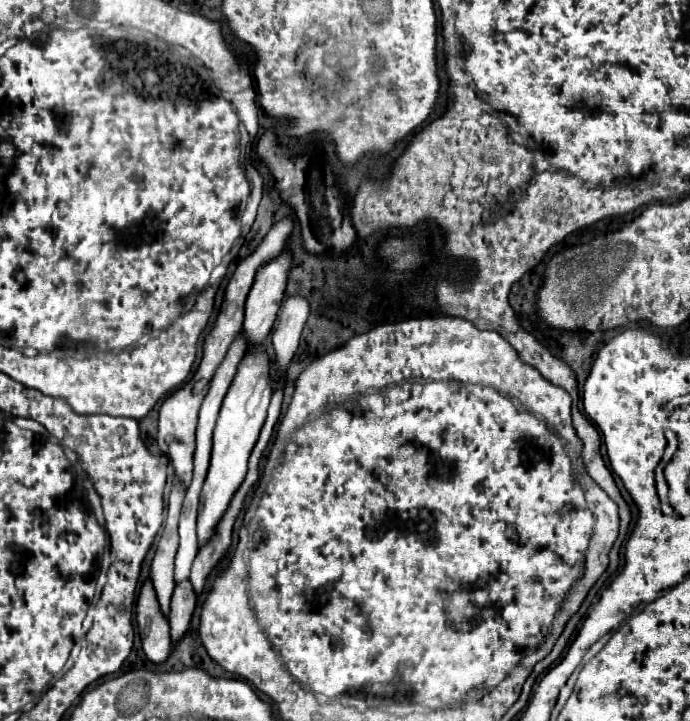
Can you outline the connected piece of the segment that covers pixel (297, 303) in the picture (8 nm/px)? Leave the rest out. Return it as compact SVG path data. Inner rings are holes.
M291 294L283 300L279 312L279 324L277 330L273 332L273 348L281 370L285 370L289 360L293 358L307 318L309 318L309 300L305 296Z

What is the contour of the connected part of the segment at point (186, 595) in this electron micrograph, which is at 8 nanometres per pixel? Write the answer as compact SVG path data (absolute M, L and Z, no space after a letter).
M183 580L175 586L173 590L173 598L171 598L171 612L169 612L169 624L171 624L171 638L173 642L181 640L181 636L187 632L189 622L191 622L191 614L195 610L195 590L191 586L189 580Z

